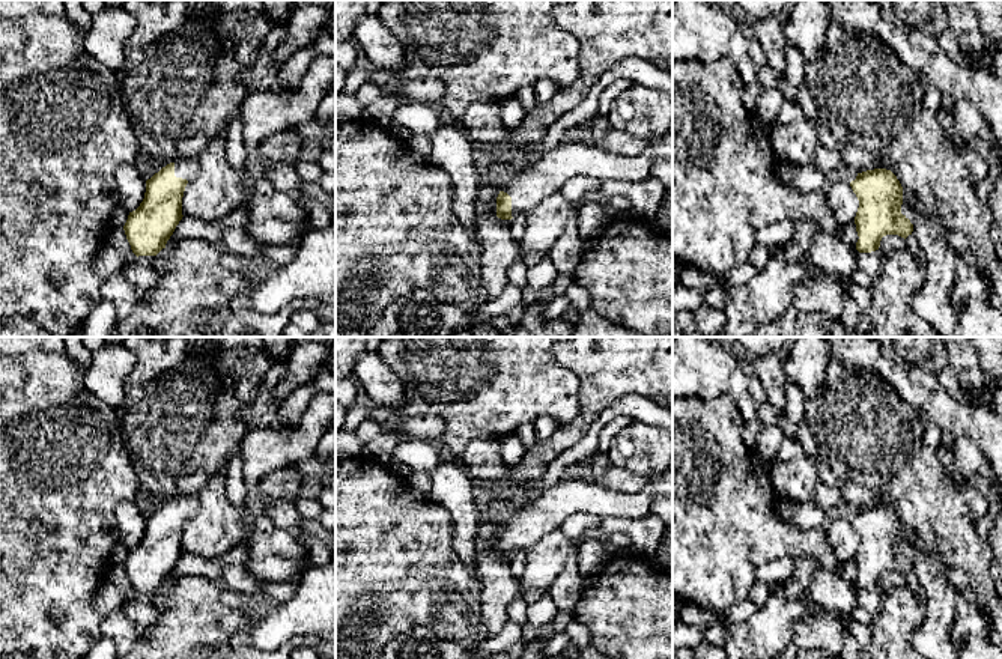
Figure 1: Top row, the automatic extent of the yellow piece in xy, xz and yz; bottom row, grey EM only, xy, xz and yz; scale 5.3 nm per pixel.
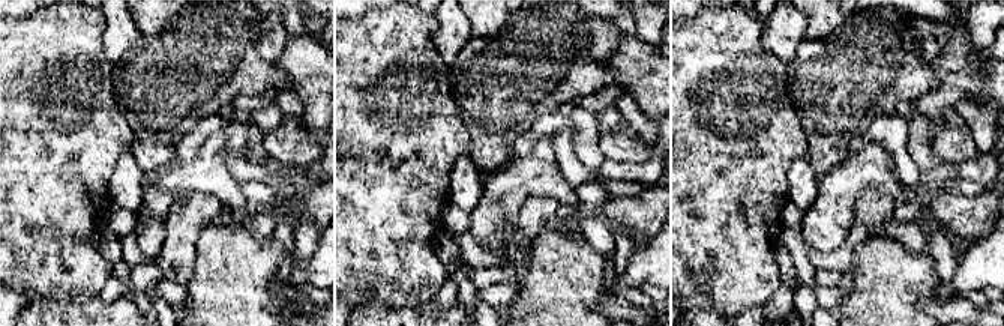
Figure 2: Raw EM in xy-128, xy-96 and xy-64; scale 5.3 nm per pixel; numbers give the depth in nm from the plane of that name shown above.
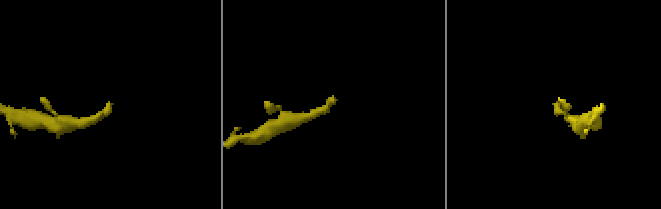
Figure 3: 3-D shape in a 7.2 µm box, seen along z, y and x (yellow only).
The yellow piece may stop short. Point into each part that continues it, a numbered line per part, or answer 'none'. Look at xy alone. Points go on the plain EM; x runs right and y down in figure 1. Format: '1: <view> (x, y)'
1: xy (187, 506)

